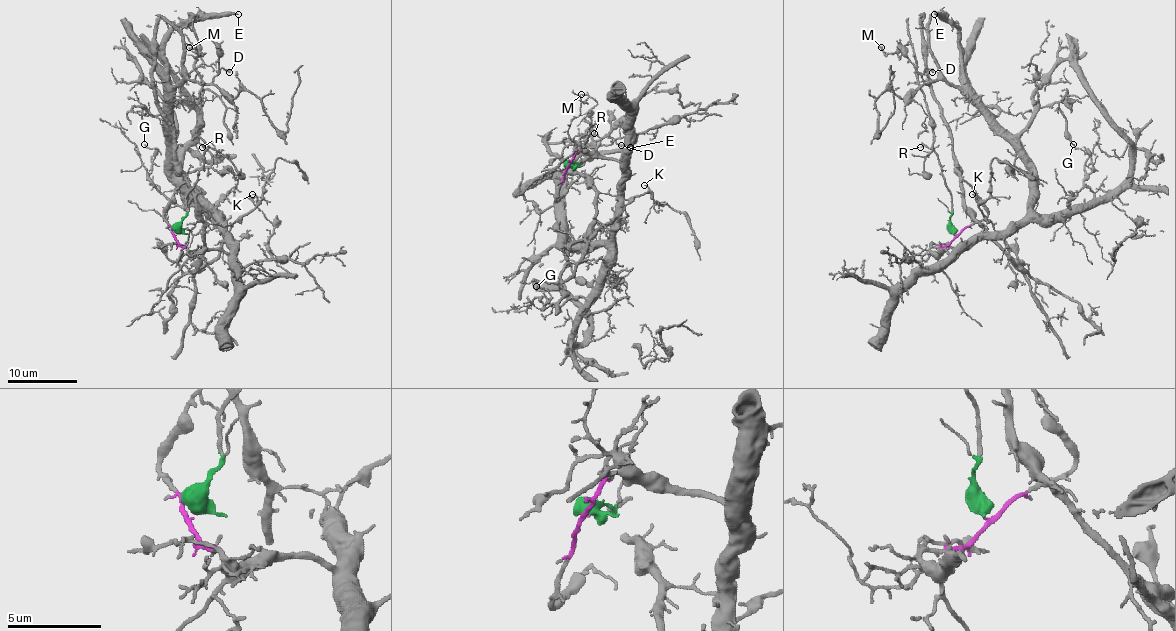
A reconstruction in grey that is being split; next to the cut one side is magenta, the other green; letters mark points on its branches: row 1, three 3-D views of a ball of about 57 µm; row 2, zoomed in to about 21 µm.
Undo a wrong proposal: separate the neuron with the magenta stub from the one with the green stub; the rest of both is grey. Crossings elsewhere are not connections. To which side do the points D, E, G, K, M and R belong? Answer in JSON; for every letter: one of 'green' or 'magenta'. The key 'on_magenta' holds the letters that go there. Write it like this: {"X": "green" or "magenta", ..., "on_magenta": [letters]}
{"D": "magenta", "E": "magenta", "G": "magenta", "K": "magenta", "M": "green", "R": "green", "on_magenta": ["D", "E", "G", "K"]}

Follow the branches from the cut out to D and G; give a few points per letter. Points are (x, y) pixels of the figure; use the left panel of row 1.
D: (176, 232), (187, 249), (227, 253), (227, 225), (175, 169), (173, 139), (175, 90), (229, 72)
G: (176, 232), (187, 249), (229, 251), (217, 221), (194, 206), (178, 206), (152, 183), (159, 151), (145, 144)

